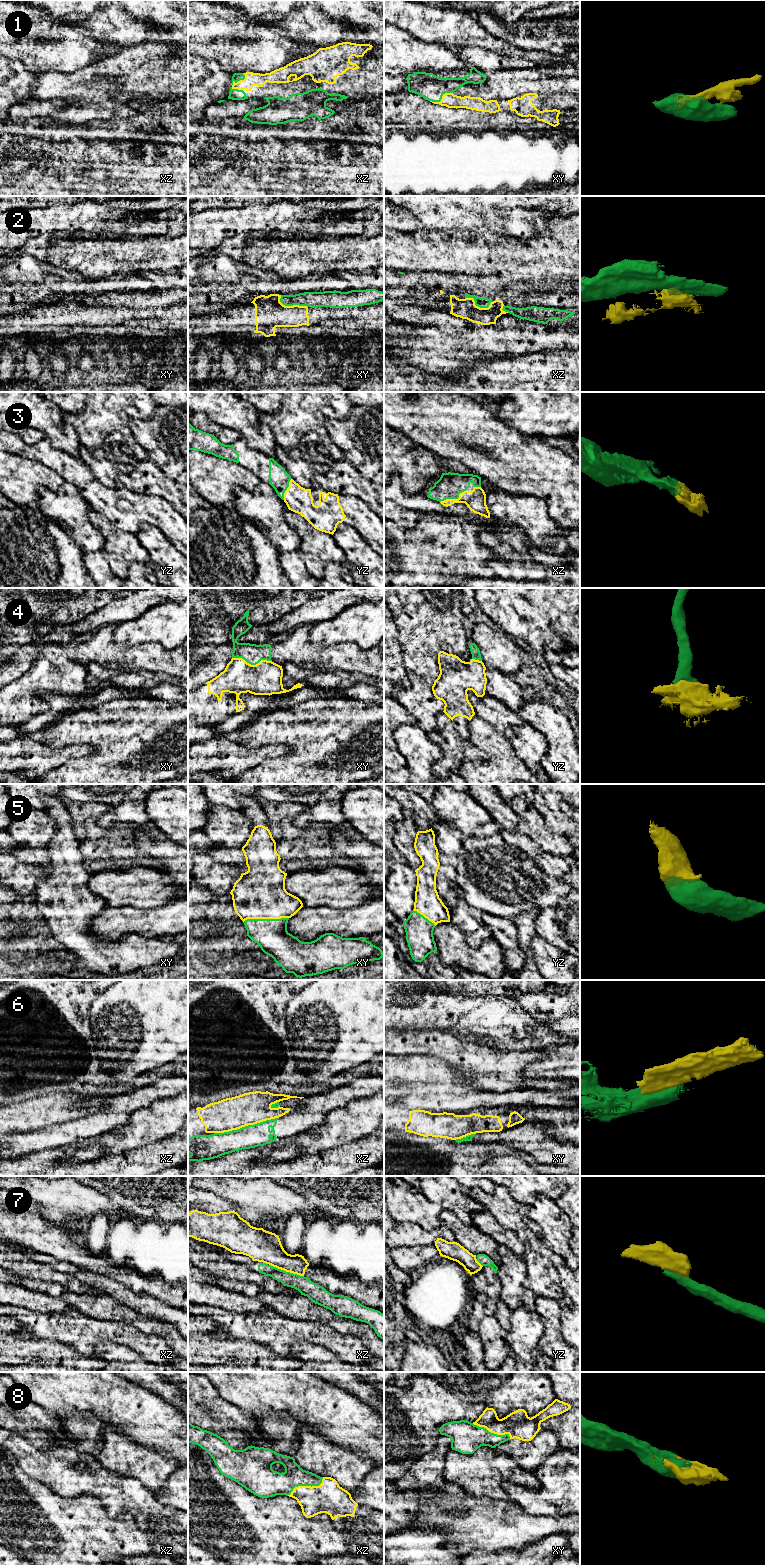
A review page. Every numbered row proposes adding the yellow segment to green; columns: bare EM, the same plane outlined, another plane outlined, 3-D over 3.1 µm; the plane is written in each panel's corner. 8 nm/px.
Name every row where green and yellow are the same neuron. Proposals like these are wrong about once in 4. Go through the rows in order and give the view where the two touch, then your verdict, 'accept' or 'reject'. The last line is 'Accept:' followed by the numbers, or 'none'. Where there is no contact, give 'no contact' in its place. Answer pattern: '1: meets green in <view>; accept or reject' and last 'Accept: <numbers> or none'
1: meets green in xz; accept
2: meets green in xy; reject
3: meets green in xz; accept
4: meets green in xy; accept
5: meets green in xy; accept
6: meets green in xz; reject
7: meets green in xz; reject
8: meets green in xz; accept
Accept: 1, 3, 4, 5, 8

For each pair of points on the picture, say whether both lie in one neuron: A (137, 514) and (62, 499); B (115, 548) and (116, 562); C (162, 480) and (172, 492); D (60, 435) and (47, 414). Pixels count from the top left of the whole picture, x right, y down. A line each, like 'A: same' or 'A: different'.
A: different
B: same
C: same
D: same

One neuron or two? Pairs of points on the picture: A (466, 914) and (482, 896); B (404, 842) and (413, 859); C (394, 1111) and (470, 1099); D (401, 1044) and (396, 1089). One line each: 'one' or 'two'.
A: two
B: one
C: two
D: two

